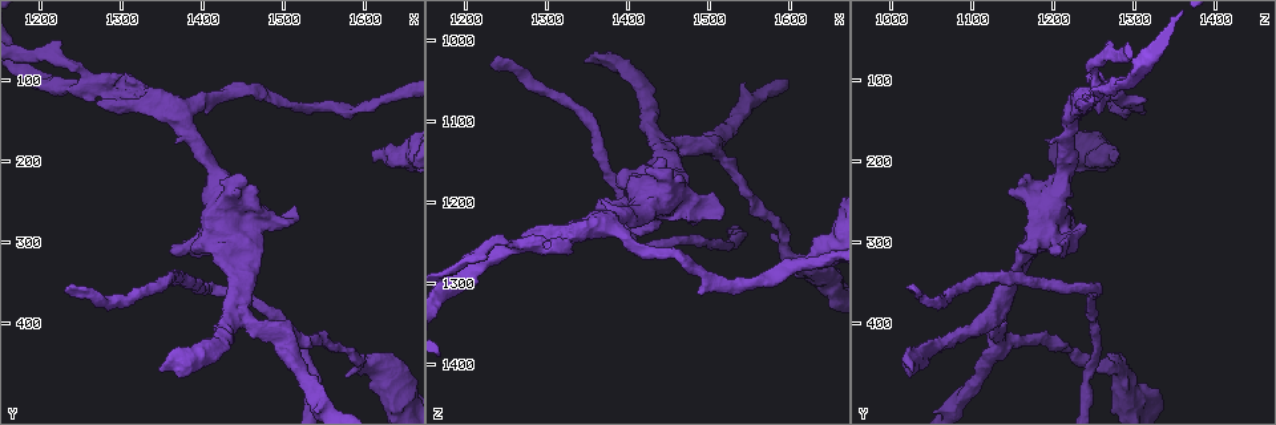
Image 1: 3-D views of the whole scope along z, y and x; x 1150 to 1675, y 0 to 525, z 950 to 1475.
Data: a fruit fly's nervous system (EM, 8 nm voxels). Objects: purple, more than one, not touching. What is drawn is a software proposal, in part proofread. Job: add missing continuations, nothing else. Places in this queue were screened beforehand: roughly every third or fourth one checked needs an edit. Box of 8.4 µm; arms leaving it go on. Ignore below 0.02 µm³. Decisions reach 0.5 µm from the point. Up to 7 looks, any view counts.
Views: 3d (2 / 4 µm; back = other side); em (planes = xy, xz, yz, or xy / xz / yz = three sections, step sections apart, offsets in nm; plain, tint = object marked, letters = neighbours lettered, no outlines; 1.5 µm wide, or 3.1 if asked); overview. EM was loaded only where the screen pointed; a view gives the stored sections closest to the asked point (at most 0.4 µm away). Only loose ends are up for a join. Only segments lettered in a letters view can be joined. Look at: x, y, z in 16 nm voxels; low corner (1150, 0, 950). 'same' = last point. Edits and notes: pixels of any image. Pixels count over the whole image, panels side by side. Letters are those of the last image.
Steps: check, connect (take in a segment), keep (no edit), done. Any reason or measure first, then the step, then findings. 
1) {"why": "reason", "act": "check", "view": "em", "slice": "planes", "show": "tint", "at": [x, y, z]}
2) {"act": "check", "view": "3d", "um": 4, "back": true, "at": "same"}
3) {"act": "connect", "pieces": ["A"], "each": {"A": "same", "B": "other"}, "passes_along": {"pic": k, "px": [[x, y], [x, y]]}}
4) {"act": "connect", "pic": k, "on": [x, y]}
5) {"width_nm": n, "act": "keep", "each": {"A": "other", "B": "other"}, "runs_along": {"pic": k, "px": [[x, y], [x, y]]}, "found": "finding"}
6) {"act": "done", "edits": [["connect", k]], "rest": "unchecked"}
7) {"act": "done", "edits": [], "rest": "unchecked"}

{"act": "check", "view": "em", "slice": "planes", "show": "letters", "at": [1615, 200, 1270]}

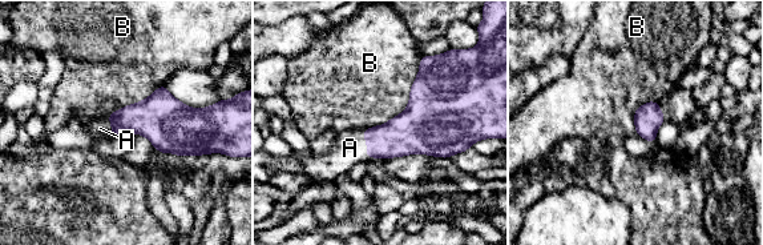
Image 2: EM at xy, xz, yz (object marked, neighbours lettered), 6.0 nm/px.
{"act": "connect", "pieces": ["A"], "each": {"A": "same", "B": "other"}, "found": "the neuron continues"}

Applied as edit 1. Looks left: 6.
{"why": "an open end", "act": "check", "view": "em", "slice": "xy", "step": 8, "show": "letters", "at": [1235, 350, 1020]}

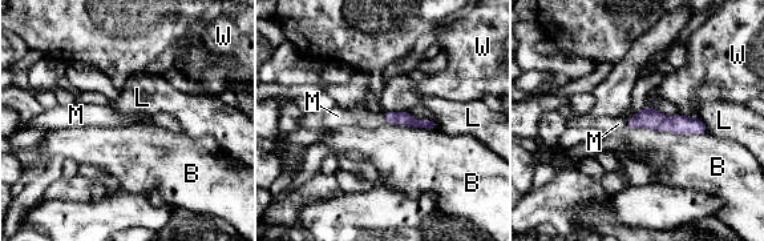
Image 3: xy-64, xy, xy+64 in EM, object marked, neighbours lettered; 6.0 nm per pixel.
{"longest_contact_nm": ["B", 480], "act": "connect", "pieces": ["M"], "each": {"B": "other", "L": "other", "M": "same", "W": "other"}, "found": "it goes on there"}

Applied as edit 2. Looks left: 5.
{"act": "check", "view": "overview"}

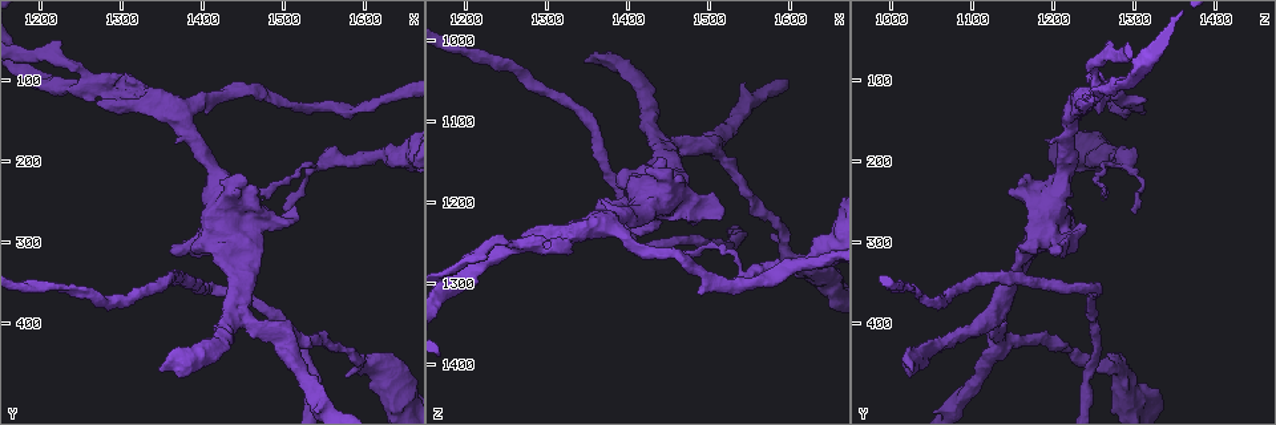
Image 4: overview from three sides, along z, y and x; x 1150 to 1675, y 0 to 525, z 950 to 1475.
{"why": "stops while still wide", "act": "check", "view": "em", "slice": "planes", "show": "letters", "at": [1510, 255, 1220]}

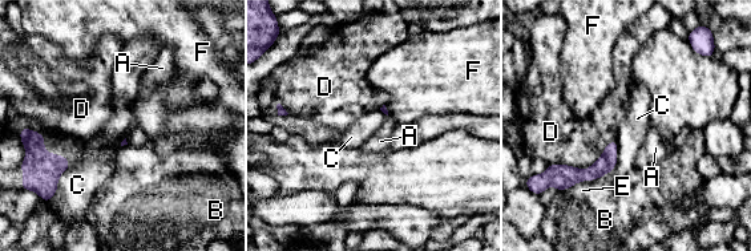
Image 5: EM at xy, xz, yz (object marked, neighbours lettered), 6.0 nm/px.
{"act": "keep", "each": {"A": "other", "B": "other", "C": "other", "D": "other", "E": "other", "F": "other"}, "border": {"pic": 5, "px": [[606, 146], [586, 169], [549, 165]]}, "found": "none of them fits"}

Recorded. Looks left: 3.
{"act": "done", "edits": [["connect", 2], ["connect", 3]], "rest": "unchecked"}

